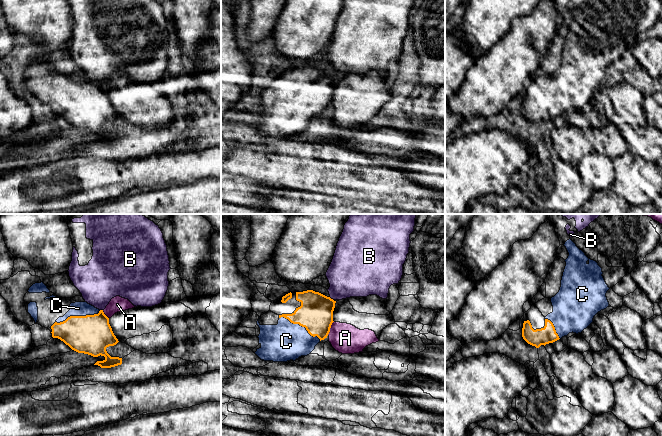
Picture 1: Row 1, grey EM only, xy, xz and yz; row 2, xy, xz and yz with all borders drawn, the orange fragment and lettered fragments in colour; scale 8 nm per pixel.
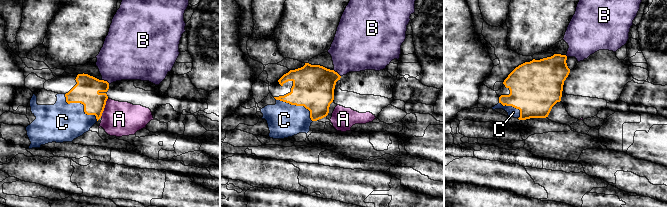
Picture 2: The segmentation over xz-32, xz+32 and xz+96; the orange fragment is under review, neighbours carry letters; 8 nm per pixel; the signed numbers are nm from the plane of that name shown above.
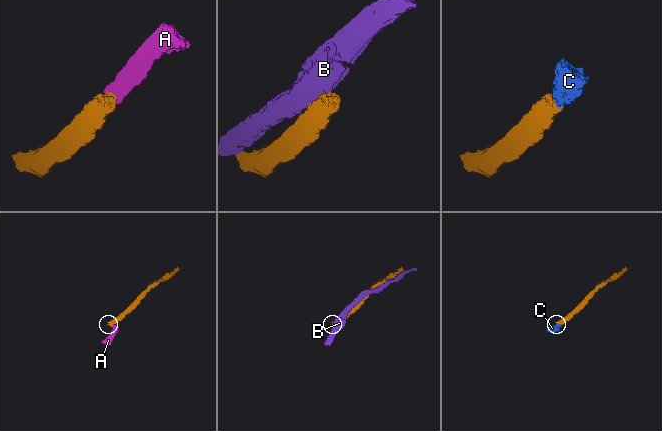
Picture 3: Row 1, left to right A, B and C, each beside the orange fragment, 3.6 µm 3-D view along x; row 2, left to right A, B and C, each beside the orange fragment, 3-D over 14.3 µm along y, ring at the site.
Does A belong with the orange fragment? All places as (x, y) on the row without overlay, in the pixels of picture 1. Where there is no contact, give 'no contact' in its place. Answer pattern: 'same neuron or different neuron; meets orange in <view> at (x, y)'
different neuron; meets orange in xz at (330, 103)

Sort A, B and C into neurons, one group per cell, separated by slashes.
A / B / C

